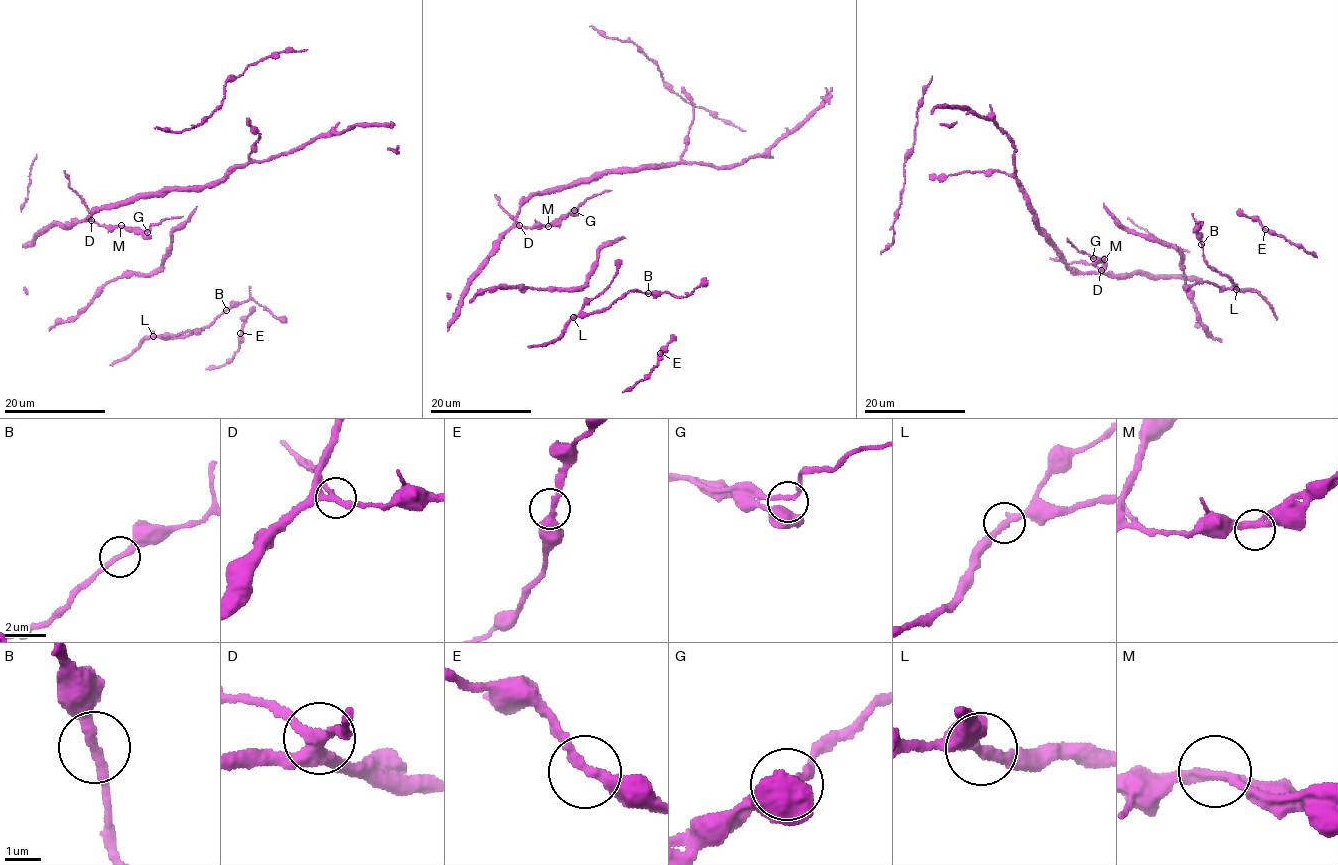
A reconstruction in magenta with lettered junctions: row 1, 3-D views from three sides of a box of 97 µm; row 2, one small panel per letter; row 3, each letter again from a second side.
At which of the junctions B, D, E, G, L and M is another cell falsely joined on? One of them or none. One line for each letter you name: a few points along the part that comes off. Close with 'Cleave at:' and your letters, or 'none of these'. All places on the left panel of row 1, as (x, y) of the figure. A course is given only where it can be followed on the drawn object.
D: course (91, 221), (87, 207), (69, 186), (64, 170)
Cleave at: D

